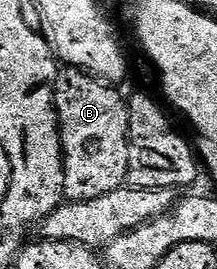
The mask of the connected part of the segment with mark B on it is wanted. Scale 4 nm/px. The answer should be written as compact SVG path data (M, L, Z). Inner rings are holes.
M64 67L60 71L55 83L55 113L59 119L59 137L63 143L63 169L65 170L65 186L63 187L64 197L68 201L88 200L89 198L101 198L101 194L109 194L113 190L124 187L127 184L127 171L129 170L129 110L127 100L118 92L118 87L104 82L93 75L80 72L77 68Z

